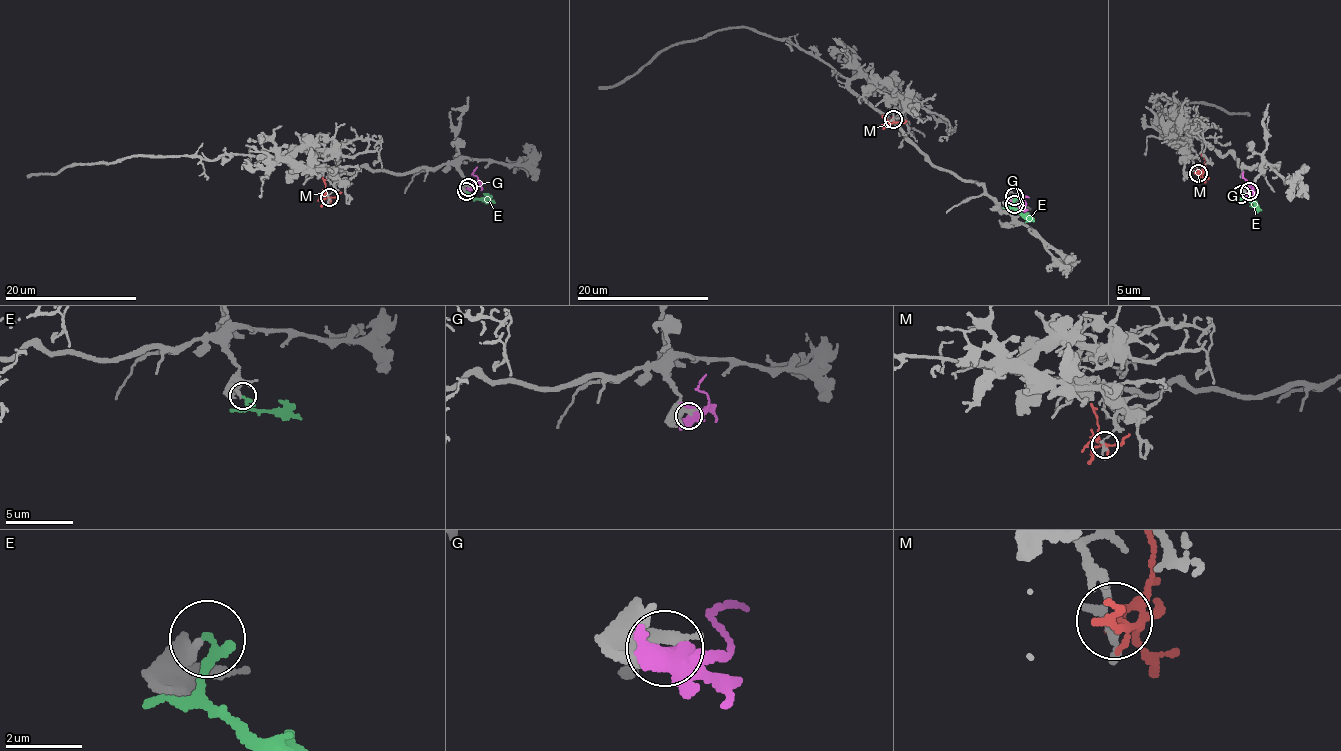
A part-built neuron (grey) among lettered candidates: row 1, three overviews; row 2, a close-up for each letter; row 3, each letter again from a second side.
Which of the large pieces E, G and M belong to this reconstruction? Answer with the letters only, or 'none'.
none

